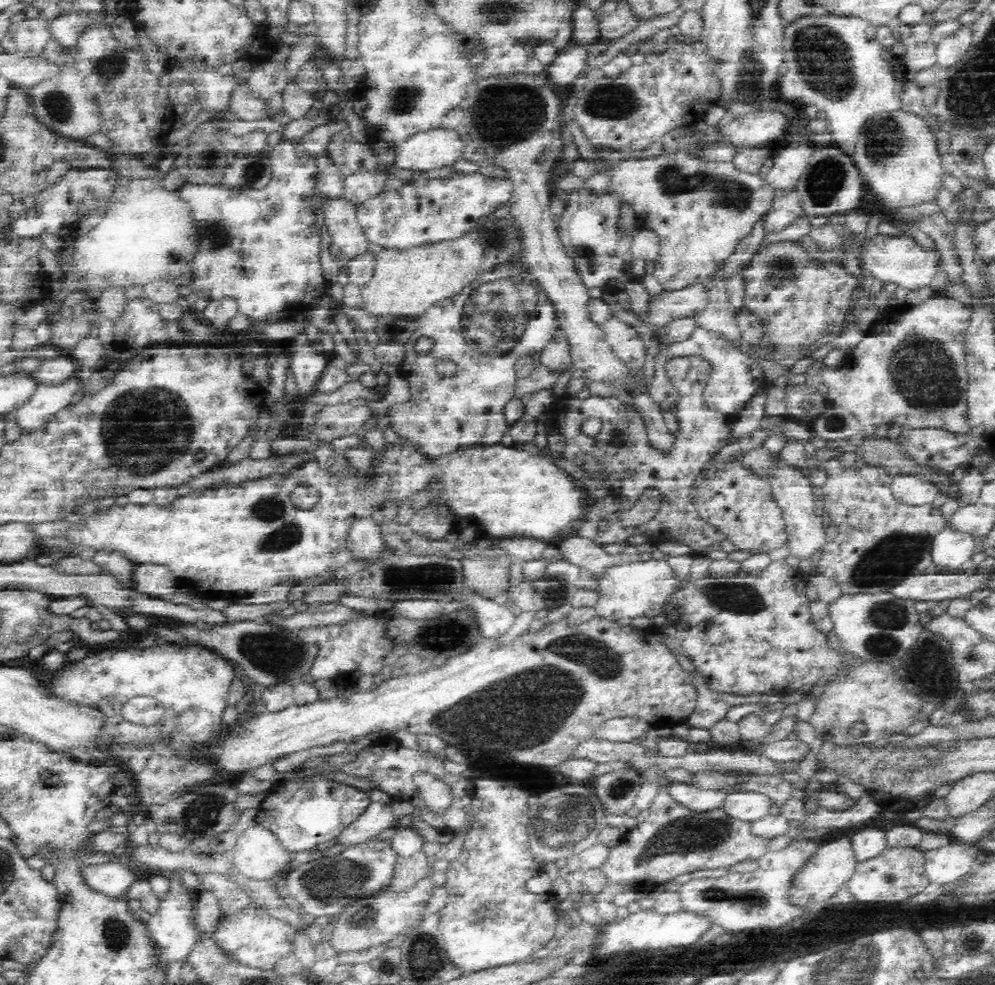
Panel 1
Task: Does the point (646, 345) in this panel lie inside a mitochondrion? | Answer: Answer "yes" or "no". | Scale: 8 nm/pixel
no

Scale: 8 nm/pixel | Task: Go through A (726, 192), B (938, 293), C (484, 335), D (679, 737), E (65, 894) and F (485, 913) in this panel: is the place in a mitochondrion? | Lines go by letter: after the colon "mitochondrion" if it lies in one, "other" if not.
A: mitochondrion
B: other
C: mitochondrion
D: other
E: mitochondrion
F: mitochondrion

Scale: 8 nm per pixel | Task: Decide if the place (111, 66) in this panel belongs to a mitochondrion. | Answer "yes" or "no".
yes

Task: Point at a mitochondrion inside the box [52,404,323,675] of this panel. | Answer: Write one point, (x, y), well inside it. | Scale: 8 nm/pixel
(286, 534)

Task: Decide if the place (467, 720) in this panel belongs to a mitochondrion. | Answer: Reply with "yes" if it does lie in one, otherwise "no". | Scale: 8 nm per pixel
yes

